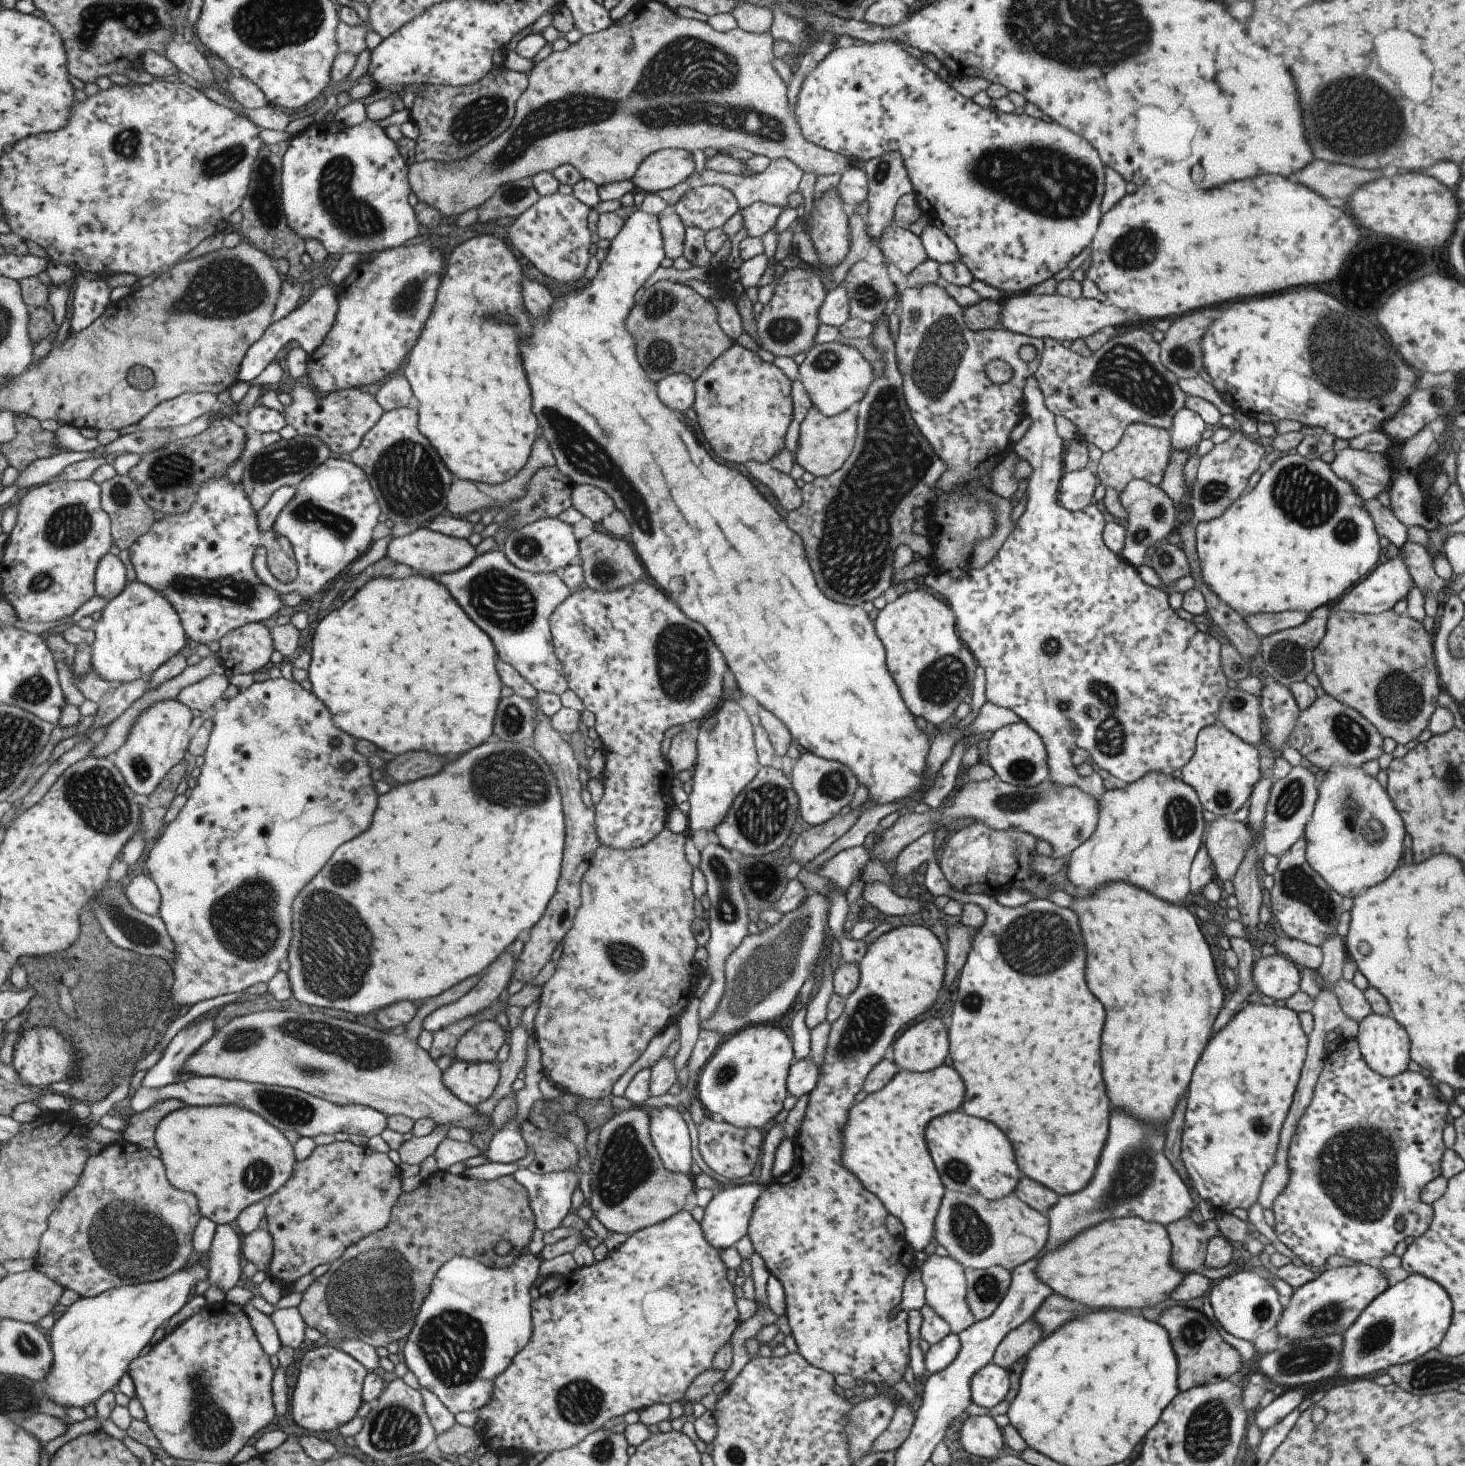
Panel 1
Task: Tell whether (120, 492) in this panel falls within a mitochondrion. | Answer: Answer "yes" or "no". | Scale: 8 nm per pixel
yes

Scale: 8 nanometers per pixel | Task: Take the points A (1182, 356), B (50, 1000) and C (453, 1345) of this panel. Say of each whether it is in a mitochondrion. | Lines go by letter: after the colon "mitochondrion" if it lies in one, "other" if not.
A: mitochondrion
B: mitochondrion
C: mitochondrion

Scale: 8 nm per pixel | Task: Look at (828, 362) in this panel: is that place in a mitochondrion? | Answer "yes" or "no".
yes

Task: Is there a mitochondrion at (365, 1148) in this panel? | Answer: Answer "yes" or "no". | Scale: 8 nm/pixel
no

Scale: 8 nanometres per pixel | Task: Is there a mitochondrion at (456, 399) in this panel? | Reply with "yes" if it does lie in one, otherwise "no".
no

